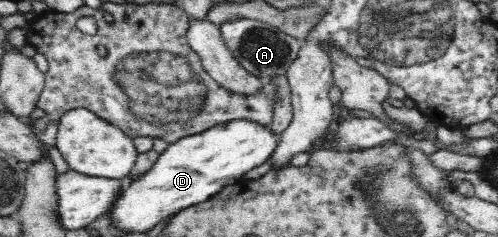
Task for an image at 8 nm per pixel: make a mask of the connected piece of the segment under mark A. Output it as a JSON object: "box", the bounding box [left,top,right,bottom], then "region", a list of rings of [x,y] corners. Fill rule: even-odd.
{"box":[220,19,303,81],"region":[[[238,19],[232,23],[224,23],[220,25],[220,32],[240,65],[262,81],[271,81],[273,77],[279,75],[286,76],[292,62],[299,57],[303,45],[303,41],[291,37],[279,28],[252,19]]]}

